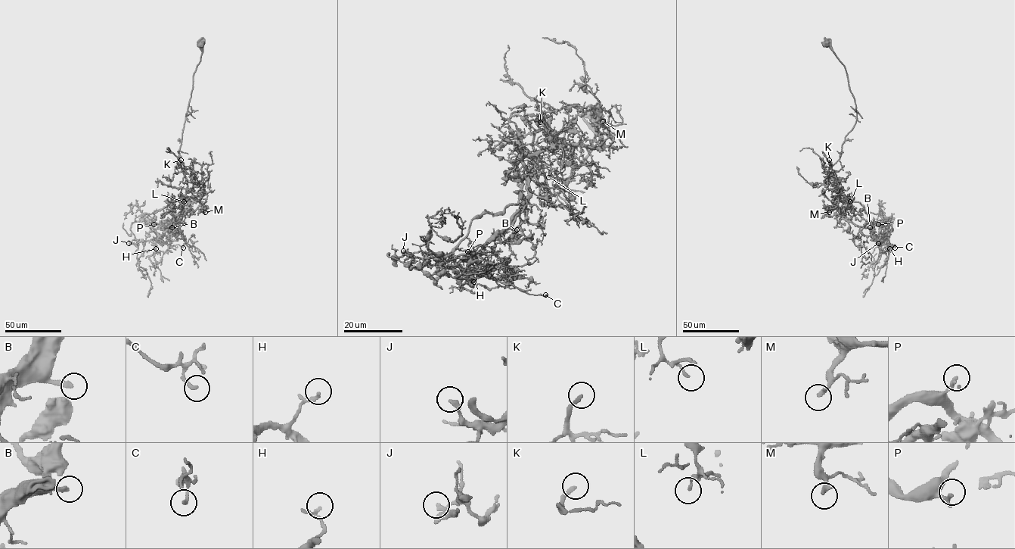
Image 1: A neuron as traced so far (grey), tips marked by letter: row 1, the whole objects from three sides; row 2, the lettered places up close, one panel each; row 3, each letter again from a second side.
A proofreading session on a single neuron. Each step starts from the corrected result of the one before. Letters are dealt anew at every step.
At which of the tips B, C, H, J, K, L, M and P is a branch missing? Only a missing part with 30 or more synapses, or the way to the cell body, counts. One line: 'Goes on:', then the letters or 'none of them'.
Goes on: B, K

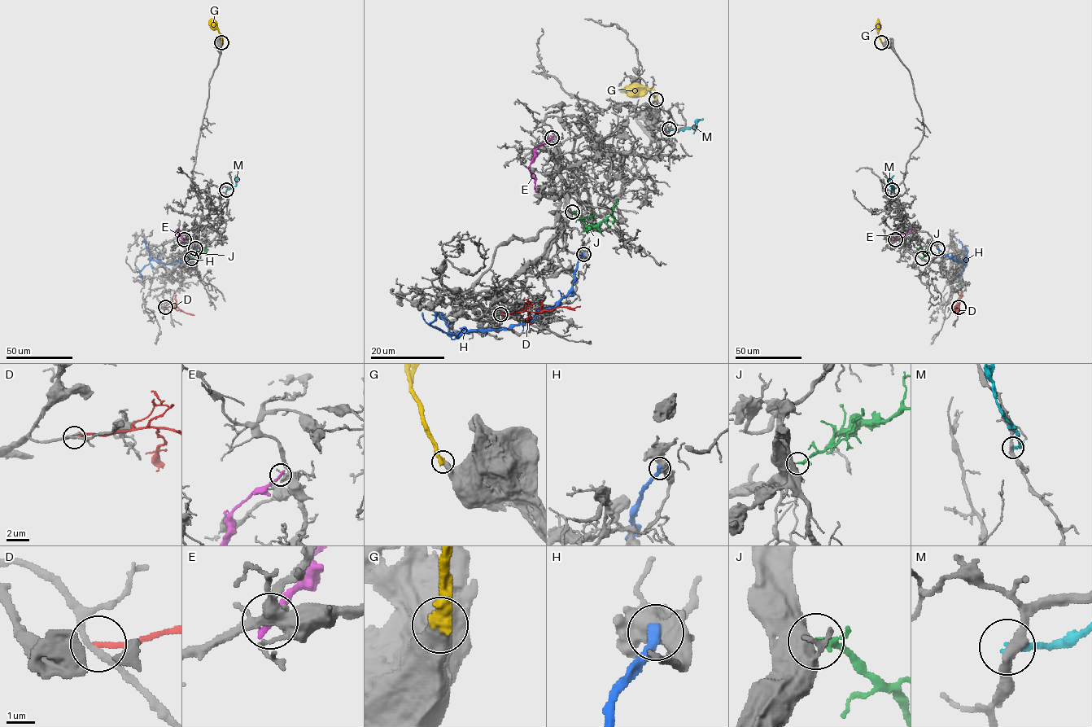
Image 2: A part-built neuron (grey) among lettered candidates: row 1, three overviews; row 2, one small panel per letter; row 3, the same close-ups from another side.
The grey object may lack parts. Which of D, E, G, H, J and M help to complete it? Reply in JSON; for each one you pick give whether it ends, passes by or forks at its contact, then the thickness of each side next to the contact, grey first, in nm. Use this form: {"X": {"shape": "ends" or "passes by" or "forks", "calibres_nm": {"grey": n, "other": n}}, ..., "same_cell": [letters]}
{"J": {"shape": "passes by", "calibres_nm": {"grey": 550, "other": 170}}, "same_cell": ["J"]}

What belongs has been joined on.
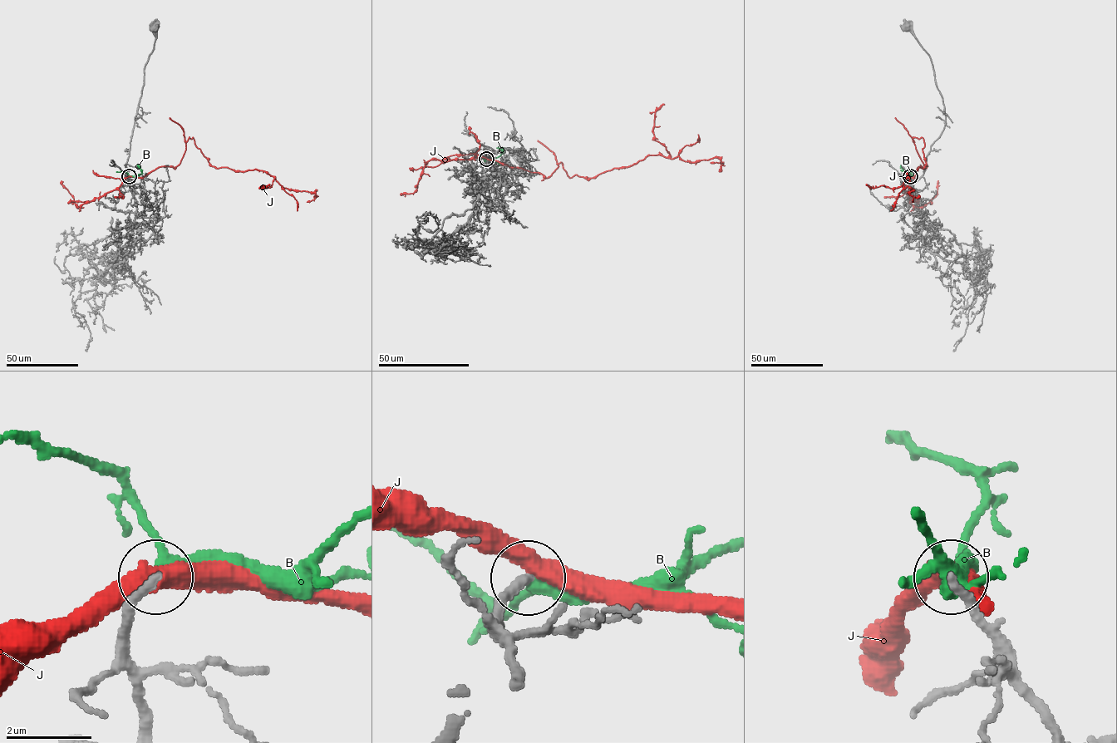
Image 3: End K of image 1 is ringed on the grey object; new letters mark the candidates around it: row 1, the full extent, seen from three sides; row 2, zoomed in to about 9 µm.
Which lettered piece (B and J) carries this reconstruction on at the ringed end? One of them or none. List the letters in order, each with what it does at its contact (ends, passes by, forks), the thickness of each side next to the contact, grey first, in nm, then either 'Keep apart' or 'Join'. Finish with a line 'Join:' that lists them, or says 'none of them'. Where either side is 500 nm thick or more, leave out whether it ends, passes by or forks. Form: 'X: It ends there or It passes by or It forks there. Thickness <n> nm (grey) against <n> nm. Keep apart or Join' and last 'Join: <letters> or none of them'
B: It passes by. Thickness 240 nm (grey) against 280 nm. Join
J: It passes by. Thickness 240 nm (grey) against 440 nm. Keep apart
Join: B

